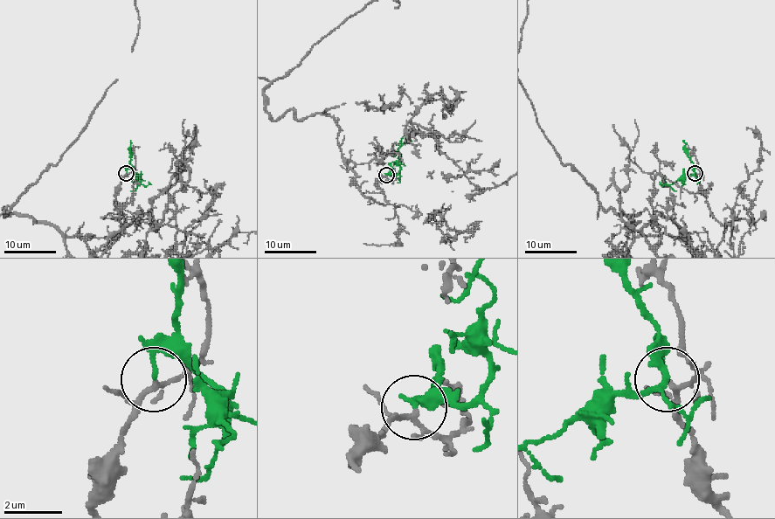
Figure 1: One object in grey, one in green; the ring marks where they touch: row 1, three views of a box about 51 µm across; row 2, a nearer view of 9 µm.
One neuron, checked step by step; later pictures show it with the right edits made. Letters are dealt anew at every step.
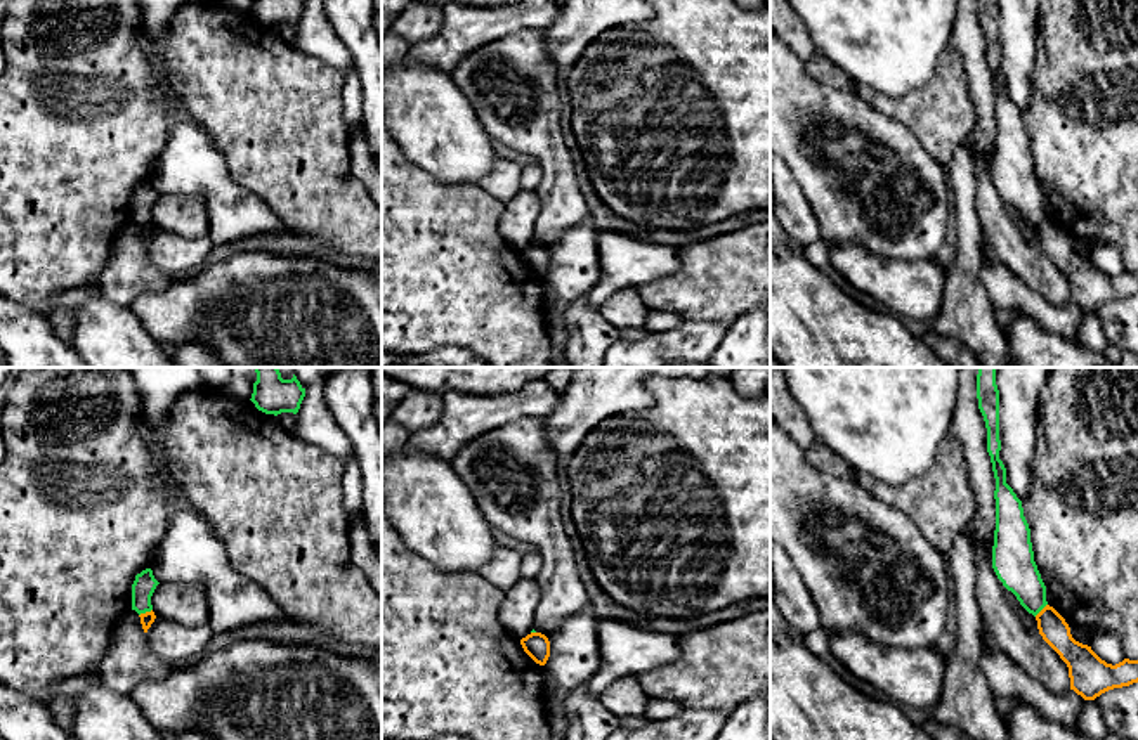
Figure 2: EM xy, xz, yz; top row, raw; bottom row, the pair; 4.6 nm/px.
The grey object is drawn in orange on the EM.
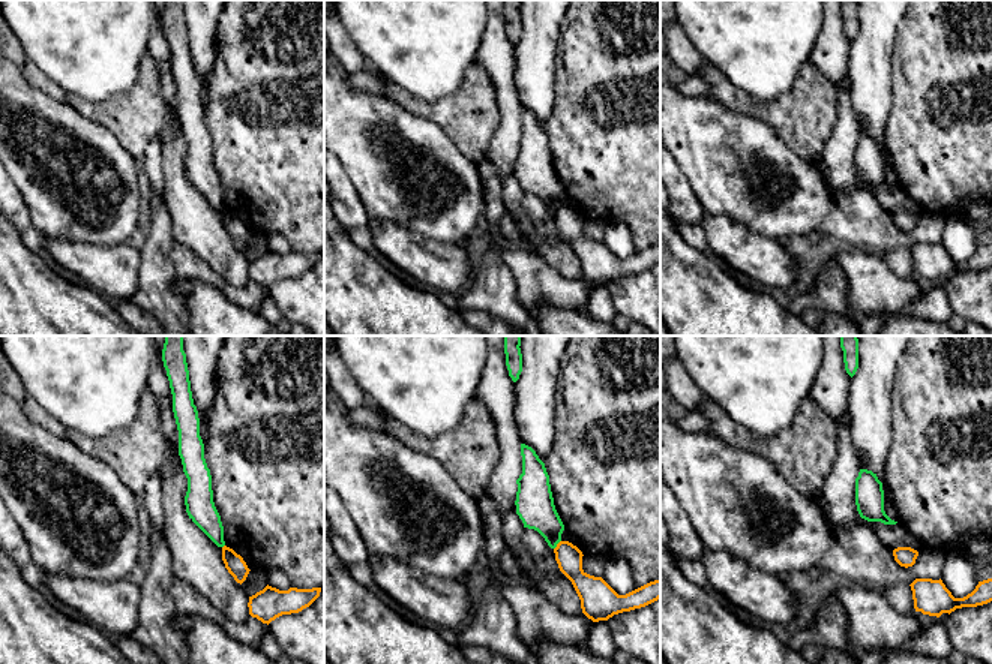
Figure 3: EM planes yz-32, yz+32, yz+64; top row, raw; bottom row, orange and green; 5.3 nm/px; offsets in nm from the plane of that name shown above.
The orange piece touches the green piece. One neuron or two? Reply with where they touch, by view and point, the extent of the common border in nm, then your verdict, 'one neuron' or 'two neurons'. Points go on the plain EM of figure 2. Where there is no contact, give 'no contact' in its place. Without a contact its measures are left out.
meets orange in xy at (146, 224); contact 70 nm long; two neurons

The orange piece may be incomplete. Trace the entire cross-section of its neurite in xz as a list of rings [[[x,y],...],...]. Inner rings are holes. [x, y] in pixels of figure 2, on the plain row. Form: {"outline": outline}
{"outline": [[[531,244],[520,251],[524,263],[540,277],[545,277],[550,269],[550,253],[541,244]]]}

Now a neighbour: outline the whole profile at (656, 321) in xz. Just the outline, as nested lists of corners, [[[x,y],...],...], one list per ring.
[[[649,310],[642,328],[647,329],[649,333],[661,333],[677,328],[680,322],[682,319],[670,312]]]

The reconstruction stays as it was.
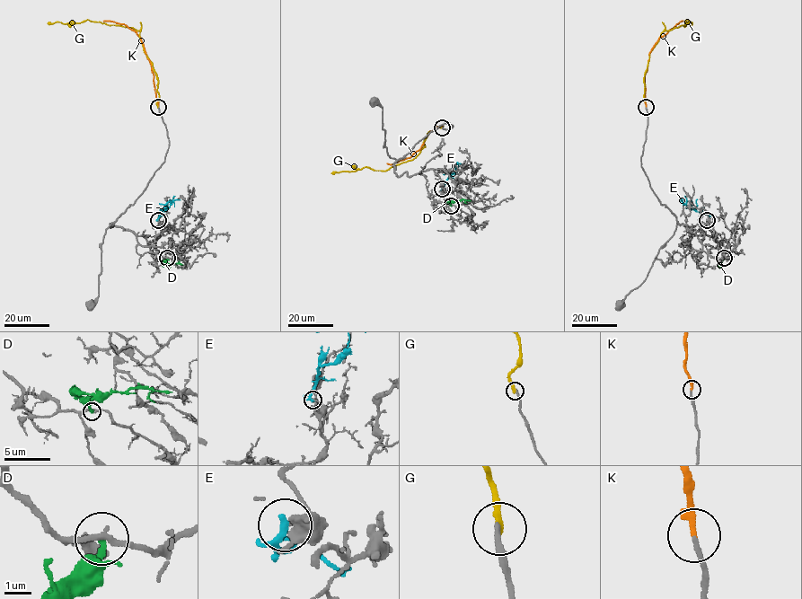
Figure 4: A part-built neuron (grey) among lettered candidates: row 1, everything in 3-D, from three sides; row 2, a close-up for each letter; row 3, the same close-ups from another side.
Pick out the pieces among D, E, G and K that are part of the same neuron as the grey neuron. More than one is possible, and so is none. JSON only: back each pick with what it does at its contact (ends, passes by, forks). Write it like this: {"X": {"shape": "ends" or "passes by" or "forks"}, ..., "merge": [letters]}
{"K": {"shape": "ends"}, "merge": ["K"]}

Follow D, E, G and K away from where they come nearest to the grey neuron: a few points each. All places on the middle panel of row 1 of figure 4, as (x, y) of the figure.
D: (451, 206), (448, 201), (471, 201)
E: (442, 189), (449, 173), (456, 170), (455, 163), (463, 164)
G: (442, 128), (443, 126), (427, 133), (423, 147), (415, 158), (384, 171), (366, 167), (331, 173)
K: (442, 128), (437, 127), (430, 131), (420, 148), (409, 157), (387, 162)

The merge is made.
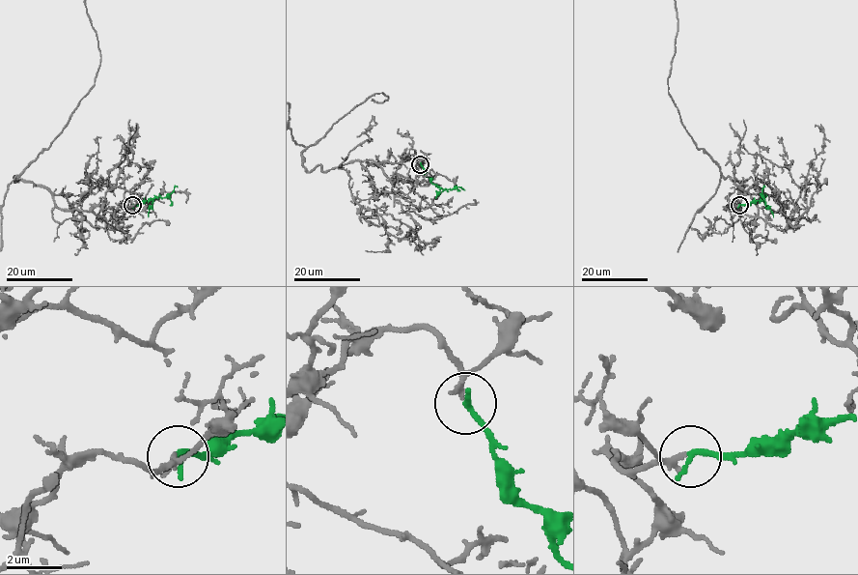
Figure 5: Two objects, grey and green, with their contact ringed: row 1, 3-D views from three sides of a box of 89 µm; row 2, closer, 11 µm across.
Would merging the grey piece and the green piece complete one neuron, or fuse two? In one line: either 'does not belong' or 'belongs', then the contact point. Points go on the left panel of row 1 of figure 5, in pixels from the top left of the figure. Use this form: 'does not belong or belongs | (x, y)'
belongs | (132, 205)

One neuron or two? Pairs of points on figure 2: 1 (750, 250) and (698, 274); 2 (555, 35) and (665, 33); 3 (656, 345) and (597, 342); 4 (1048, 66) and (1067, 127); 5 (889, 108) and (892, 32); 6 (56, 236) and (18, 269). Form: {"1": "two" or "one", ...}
{"1": "one", "2": "two", "3": "two", "4": "one", "5": "two", "6": "one"}

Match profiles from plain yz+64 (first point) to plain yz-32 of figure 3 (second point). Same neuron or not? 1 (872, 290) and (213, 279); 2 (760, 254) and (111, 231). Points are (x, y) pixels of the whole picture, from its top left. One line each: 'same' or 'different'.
1: same
2: different

